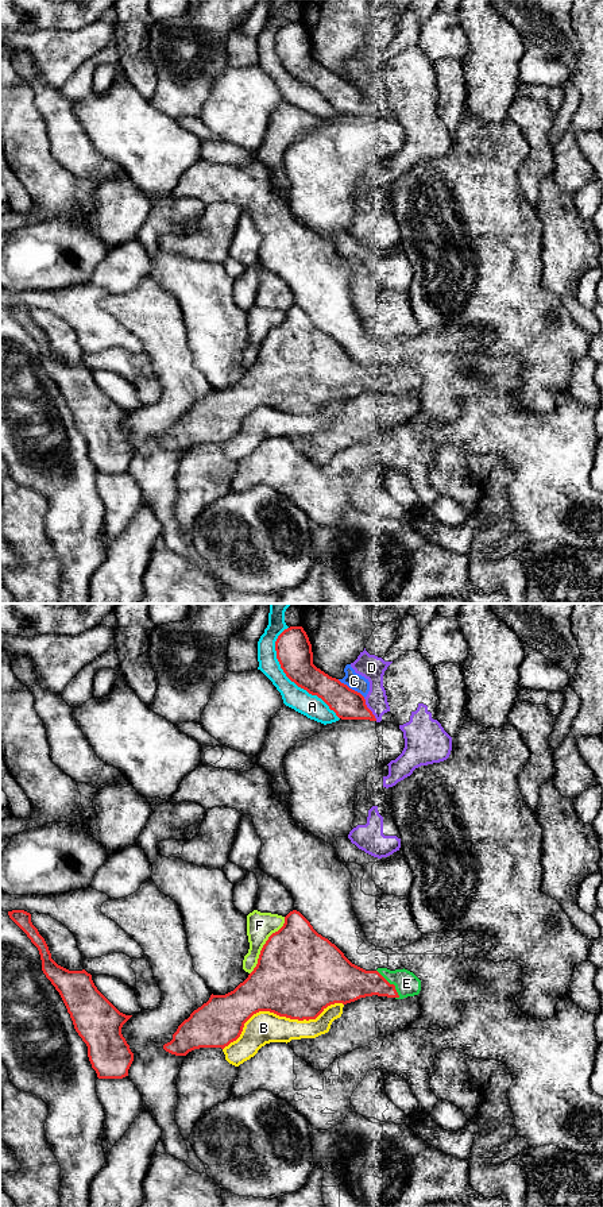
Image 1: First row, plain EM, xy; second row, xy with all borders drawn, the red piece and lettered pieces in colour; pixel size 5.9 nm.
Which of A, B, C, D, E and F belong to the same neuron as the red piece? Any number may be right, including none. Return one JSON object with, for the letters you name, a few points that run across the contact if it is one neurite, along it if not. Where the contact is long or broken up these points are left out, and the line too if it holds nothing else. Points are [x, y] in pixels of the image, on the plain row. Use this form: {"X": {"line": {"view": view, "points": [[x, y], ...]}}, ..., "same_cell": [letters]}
{"same_cell": ["E"]}

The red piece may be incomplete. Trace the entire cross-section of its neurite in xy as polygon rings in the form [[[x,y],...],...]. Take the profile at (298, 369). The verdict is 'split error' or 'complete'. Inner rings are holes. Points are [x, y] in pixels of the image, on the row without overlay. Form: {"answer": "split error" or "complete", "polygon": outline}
{"answer": "split error", "polygon": [[[293,305],[285,312],[283,321],[272,328],[263,340],[258,359],[248,373],[225,390],[212,389],[206,398],[194,405],[178,421],[173,429],[173,435],[165,439],[163,444],[175,451],[186,451],[189,447],[200,443],[224,444],[240,432],[244,419],[259,406],[270,406],[290,414],[309,416],[316,414],[328,401],[335,398],[347,400],[372,390],[403,394],[418,390],[420,386],[421,375],[405,363],[395,366],[387,363],[366,366],[352,359],[335,339],[313,324],[310,317],[299,306]]]}

